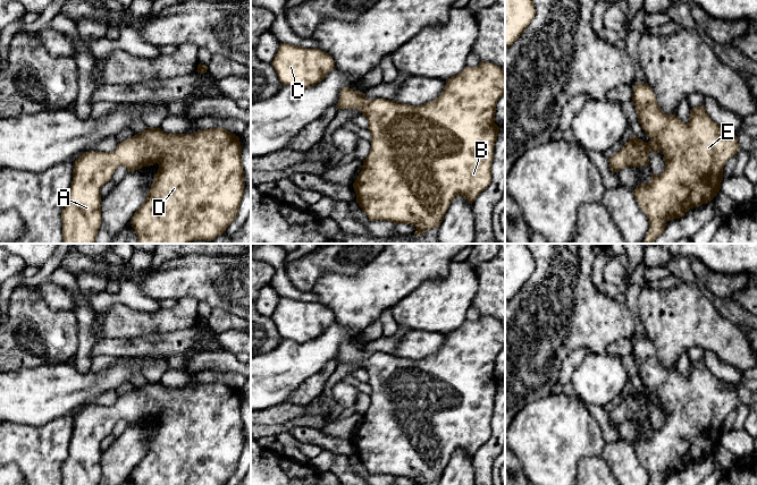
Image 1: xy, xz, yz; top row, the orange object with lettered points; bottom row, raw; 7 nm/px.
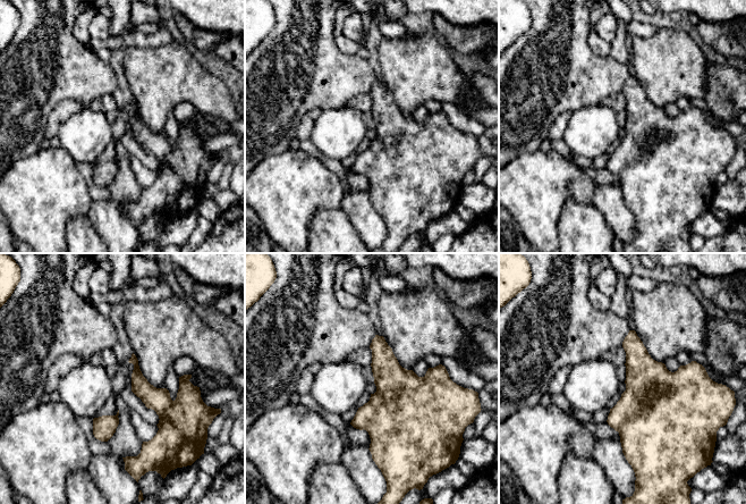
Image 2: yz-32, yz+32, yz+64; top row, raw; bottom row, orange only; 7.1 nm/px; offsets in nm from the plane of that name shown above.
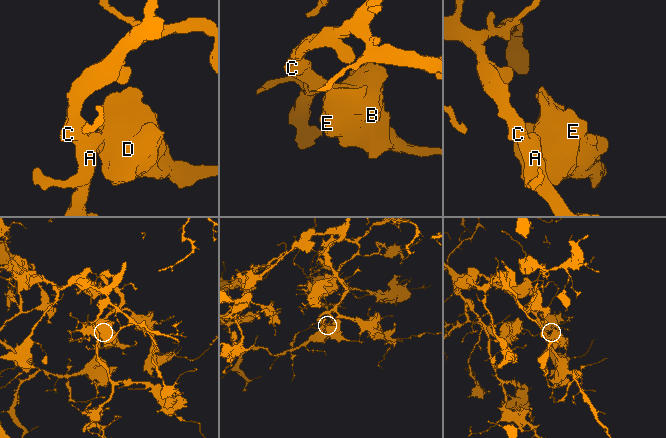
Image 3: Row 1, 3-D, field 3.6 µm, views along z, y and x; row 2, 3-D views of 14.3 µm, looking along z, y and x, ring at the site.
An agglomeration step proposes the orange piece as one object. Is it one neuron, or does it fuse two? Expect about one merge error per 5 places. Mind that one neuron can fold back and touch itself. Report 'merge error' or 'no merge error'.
no merge error

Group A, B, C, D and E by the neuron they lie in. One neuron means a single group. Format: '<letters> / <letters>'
A B C D E

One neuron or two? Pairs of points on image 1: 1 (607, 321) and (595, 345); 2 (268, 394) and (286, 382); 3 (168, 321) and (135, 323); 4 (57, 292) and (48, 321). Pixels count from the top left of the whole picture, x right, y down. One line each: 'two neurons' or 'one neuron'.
1: one neuron
2: one neuron
3: one neuron
4: two neurons

